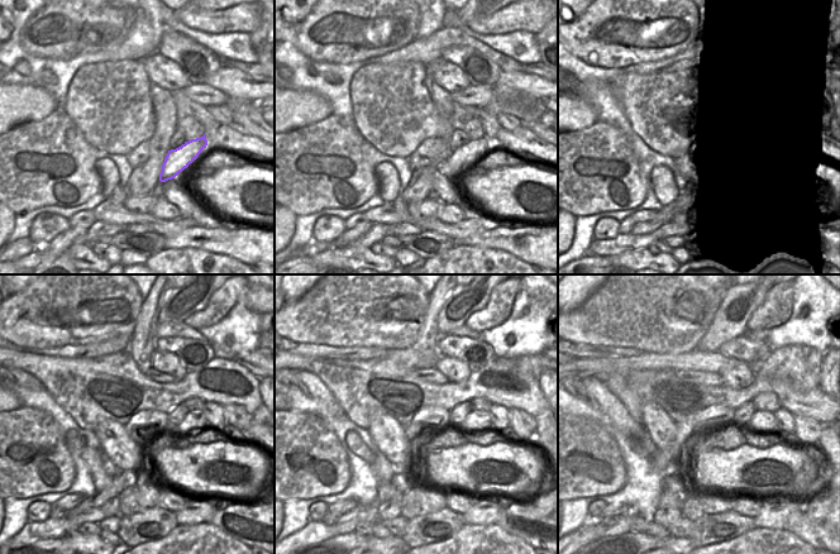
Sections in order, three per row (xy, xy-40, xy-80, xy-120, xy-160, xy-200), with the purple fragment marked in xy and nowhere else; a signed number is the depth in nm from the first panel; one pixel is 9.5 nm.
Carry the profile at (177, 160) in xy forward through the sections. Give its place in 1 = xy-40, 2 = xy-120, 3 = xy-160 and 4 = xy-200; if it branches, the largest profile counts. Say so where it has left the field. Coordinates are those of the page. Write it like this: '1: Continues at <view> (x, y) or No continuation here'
1: Continues at xy-40 (463, 160)
2: Continues at xy-120 (194, 421)
3: Continues at xy-160 (476, 420)
4: Continues at xy-200 (762, 421).

